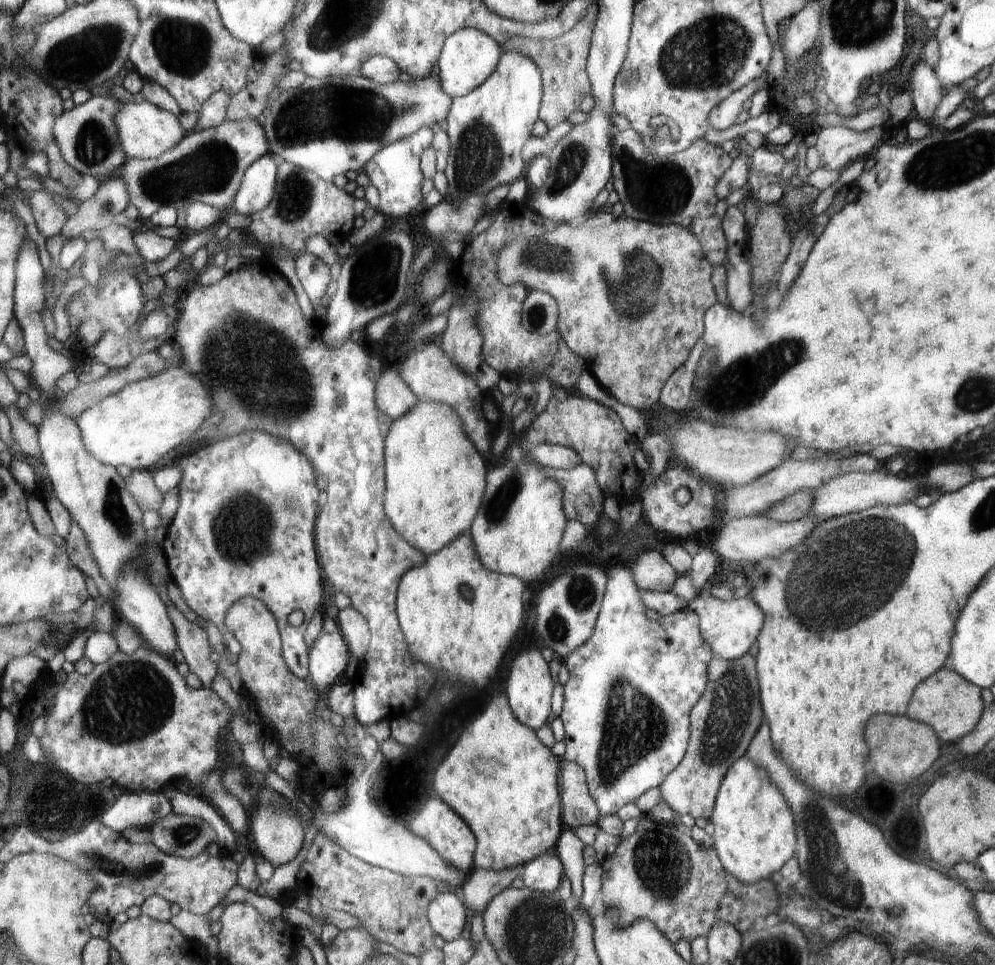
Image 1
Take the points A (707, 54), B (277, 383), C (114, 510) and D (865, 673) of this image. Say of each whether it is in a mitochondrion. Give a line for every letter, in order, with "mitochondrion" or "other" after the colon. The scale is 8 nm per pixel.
A: mitochondrion
B: mitochondrion
C: mitochondrion
D: other

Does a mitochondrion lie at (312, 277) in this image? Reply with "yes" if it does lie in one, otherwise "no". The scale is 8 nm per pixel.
no

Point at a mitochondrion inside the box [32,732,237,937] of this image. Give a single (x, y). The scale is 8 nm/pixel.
(146, 869)

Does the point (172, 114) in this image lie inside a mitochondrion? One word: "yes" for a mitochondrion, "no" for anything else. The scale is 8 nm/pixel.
no

